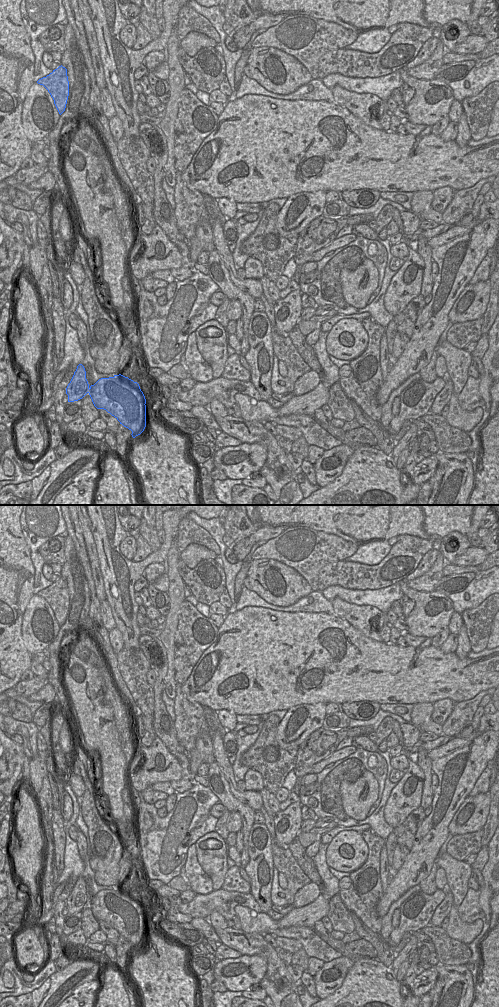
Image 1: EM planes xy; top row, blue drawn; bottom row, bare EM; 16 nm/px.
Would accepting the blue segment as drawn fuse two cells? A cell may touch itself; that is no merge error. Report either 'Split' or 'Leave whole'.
Split

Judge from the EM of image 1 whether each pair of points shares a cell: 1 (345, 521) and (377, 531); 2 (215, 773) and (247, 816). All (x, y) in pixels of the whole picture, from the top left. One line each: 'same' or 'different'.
1: same
2: same

